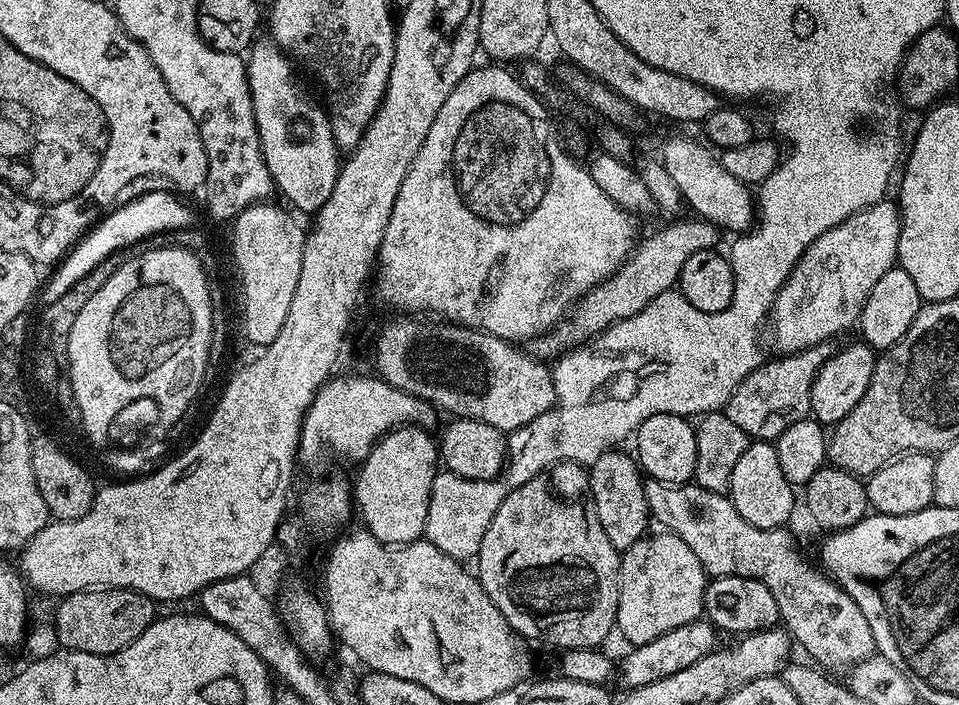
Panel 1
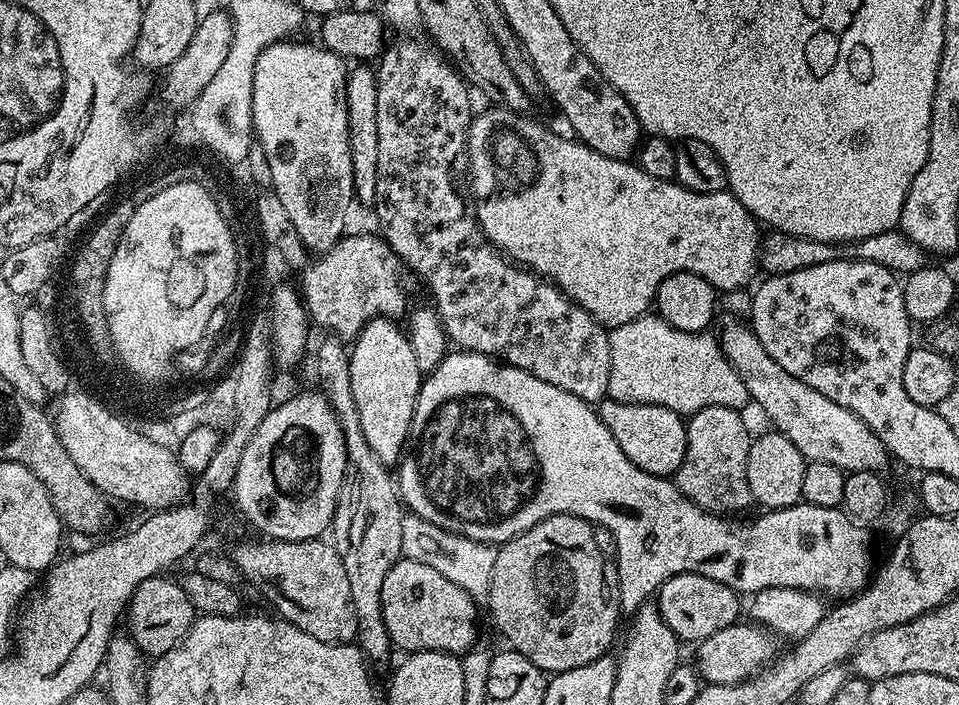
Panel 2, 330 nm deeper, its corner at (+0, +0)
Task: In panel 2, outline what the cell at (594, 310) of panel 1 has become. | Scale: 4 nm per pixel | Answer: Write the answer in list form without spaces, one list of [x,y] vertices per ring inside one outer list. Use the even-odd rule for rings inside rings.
[[[772,230],[760,241],[758,264],[763,271],[765,268],[765,273],[768,274],[778,276],[794,274],[794,270],[806,270],[810,266],[822,266],[822,262],[834,262],[835,260],[865,260],[866,262],[874,262],[878,266],[886,266],[894,273],[907,274],[925,267],[926,253],[914,242],[907,240],[903,232],[899,230],[883,232],[882,234],[870,234],[870,238],[862,238],[846,244],[807,240],[789,232]]]

